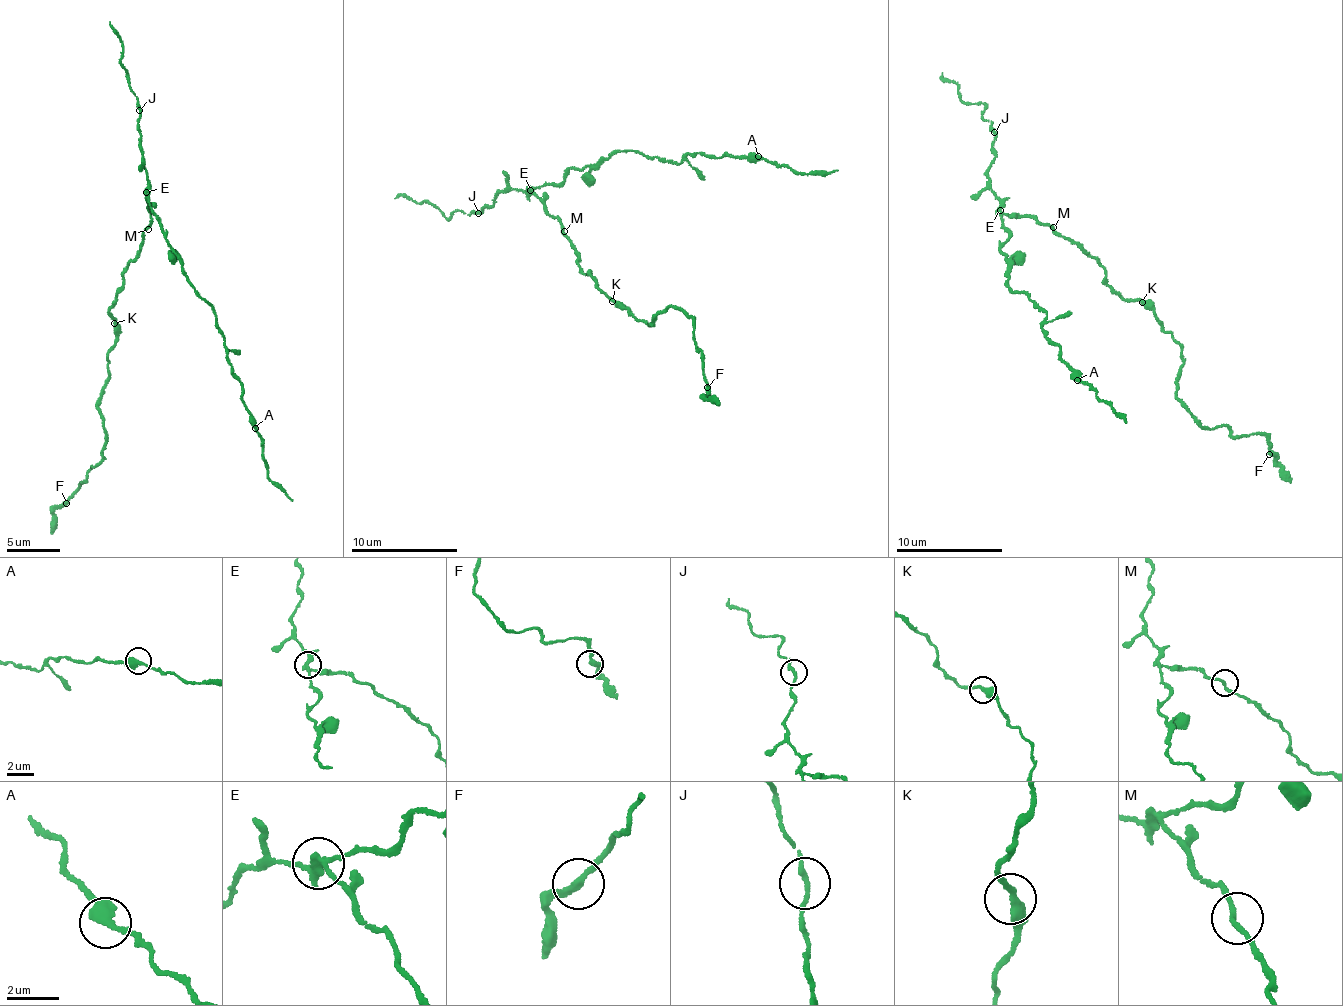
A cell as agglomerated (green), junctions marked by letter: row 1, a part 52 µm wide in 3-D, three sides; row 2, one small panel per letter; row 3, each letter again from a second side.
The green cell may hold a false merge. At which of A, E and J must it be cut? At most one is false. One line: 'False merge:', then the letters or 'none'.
False merge: E

